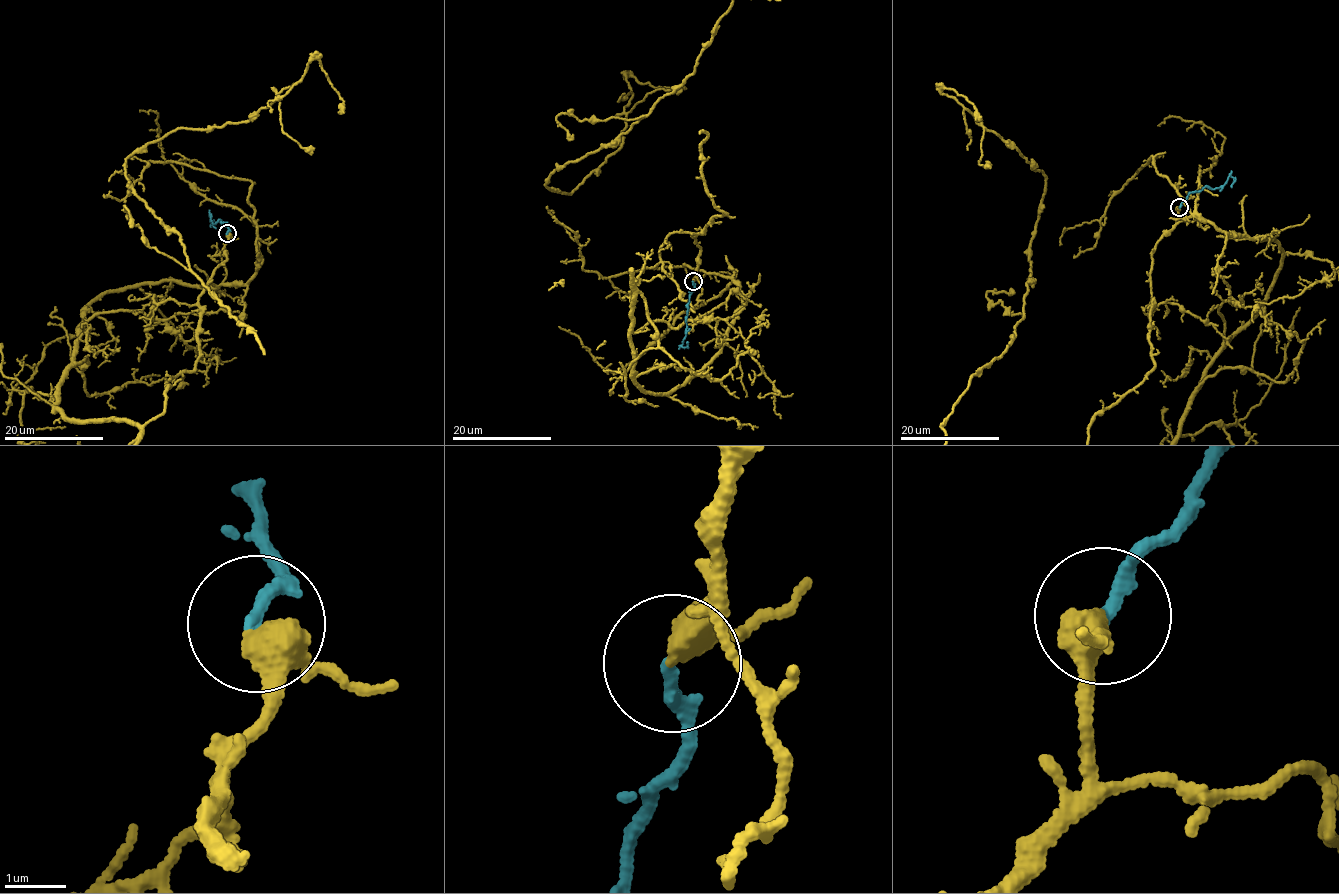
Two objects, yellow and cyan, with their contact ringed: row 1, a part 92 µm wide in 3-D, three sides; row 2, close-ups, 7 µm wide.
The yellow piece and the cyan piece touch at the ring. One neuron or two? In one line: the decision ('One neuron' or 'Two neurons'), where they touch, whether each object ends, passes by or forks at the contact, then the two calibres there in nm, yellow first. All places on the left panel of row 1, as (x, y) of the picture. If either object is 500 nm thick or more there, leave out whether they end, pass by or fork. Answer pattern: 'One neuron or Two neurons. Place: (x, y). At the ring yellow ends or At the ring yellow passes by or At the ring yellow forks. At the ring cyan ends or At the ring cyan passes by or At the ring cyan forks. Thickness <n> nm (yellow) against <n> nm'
One neuron. Place: (227, 233). At the ring yellow passes by. At the ring cyan ends. Thickness 400 nm (yellow) against 200 nm

